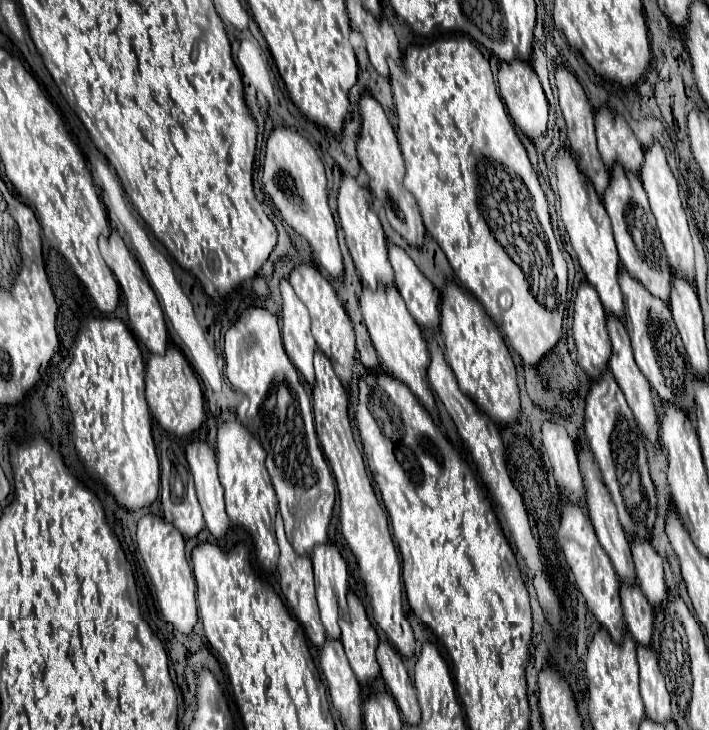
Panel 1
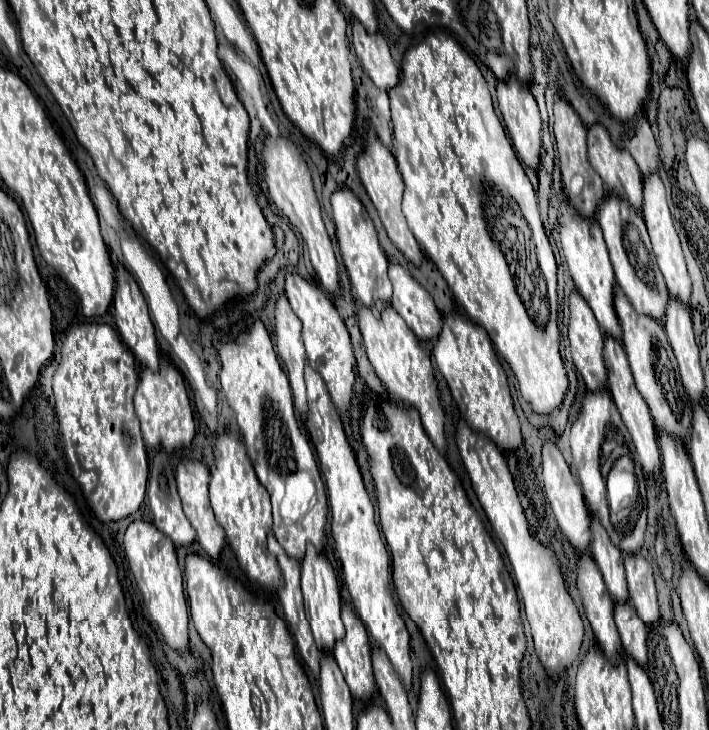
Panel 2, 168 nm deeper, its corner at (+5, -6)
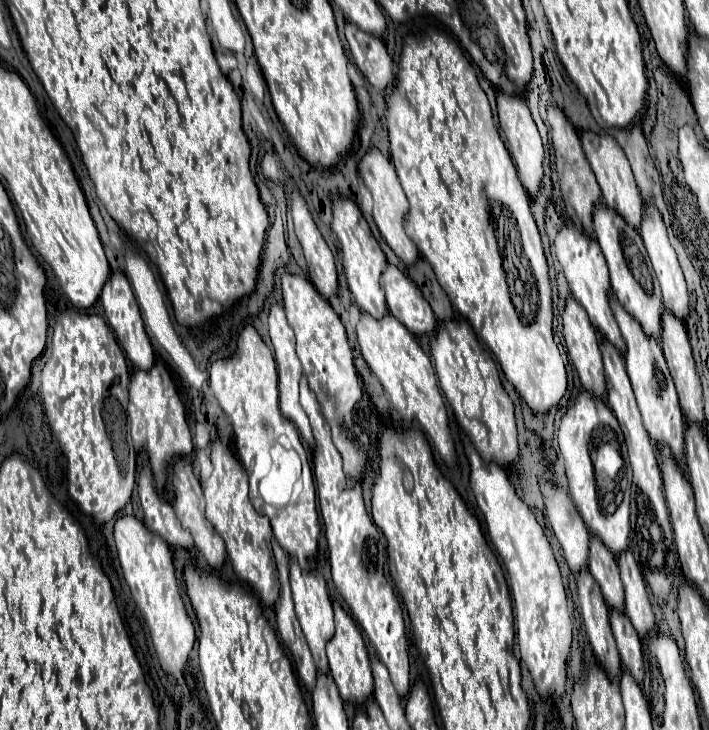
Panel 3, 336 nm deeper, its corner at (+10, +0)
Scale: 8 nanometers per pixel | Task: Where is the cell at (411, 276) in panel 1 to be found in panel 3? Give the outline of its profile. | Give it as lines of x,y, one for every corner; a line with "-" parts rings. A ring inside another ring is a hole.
387,265
381,275
381,287
387,295
389,313
399,319
413,335
429,335
435,329
435,315
415,283
395,265

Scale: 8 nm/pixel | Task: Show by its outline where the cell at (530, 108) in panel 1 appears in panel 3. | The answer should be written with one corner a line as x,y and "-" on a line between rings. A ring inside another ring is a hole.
497,93
497,109
499,109
499,125
507,139
507,149
517,167
517,175
519,175
525,191
531,197
535,197
541,189
541,179
543,179
543,143
541,143
541,137
539,137
539,131
537,131
533,119
531,119
529,107
523,97

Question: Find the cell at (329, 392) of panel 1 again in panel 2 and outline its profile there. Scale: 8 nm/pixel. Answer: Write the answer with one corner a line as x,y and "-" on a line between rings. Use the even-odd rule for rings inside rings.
306,365
306,387
308,387
308,415
306,429
316,447
320,471
328,489
328,505
332,511
332,537
336,541
336,551
342,561
342,573
346,587
352,595
354,609
364,621
368,633
376,643
386,651
394,669
402,677
404,687
412,685
412,661
410,661
410,635
398,613
390,591
390,555
382,541
382,535
376,525
374,505
364,489
364,481
354,457
354,451
346,439
340,415
330,399
330,393
320,377
320,373

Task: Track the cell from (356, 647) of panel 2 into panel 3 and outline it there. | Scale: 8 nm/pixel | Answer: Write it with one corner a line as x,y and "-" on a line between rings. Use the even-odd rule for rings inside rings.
335,603
333,609
335,609
335,635
327,643
327,659
329,659
331,677
335,679
339,695
341,695
343,701
363,705
373,693
373,677
371,677
367,649
365,649
361,631
359,631
357,623
351,619
351,615
345,613
339,603

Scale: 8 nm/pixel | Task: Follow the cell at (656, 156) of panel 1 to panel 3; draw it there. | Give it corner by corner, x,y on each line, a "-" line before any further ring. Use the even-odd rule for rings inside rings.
653,201
647,203
647,209
645,209
645,215
643,215
643,223
639,227
639,233
641,233
641,239
645,243
645,249
649,253
649,259
651,259
651,265
653,265
653,271
659,279
659,285
661,285
661,291
663,291
663,305
667,311
671,311
677,319
685,321
687,315
689,315
689,293
687,293
687,285
685,285
685,279
683,279
683,271
679,267
679,261
677,261
677,255
667,239
667,231
665,231
665,225
663,225
663,219
661,219
661,213
653,207

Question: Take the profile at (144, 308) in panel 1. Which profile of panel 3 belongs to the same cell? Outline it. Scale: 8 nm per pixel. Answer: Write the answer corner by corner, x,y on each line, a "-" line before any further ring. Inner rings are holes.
117,271
109,277
109,281
103,285
103,291
101,291
101,303
103,303
103,309
105,309
105,317
107,317
107,323
109,327
113,329
121,349
125,351
127,359
139,367
139,369
149,369
153,367
153,361
155,361
155,355
153,355
153,349
151,349
151,343
149,343
149,337
145,333
145,325
141,321
141,313
137,309
137,301
133,297
133,291
131,291
131,285
125,277
123,271

